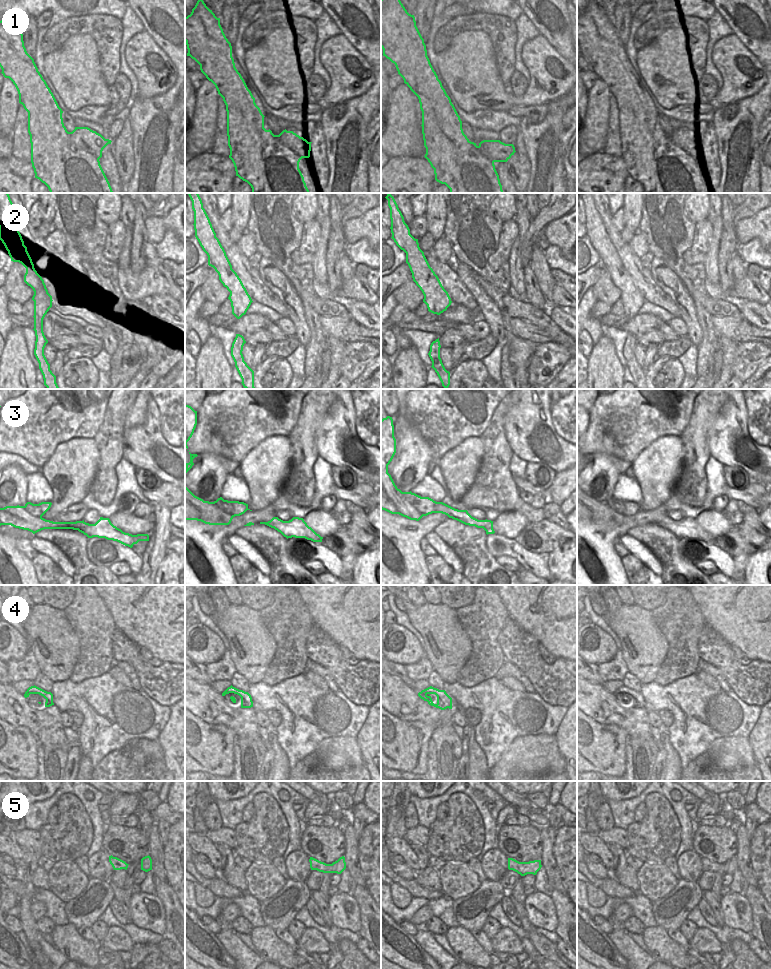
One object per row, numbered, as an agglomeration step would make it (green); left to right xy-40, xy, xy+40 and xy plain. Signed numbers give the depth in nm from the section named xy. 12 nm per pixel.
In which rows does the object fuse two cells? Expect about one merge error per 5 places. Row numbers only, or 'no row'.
1, 3

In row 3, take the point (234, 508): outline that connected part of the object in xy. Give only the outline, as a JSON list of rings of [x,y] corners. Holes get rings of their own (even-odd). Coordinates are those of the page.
[[[224,500],[221,503],[221,509],[235,517],[235,516],[240,516],[242,514],[244,514],[247,510],[250,510],[248,508],[248,504],[244,503],[244,502],[239,502],[239,501],[228,501],[228,500]],[[250,510],[252,511],[252,510]]]

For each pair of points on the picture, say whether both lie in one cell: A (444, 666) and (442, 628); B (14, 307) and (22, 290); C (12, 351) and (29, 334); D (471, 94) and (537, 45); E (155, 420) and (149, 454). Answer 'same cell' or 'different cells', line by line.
A: same cell
B: different cells
C: different cells
D: same cell
E: same cell

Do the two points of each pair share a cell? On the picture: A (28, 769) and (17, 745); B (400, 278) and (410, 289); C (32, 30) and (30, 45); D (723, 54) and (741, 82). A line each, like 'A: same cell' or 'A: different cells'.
A: same cell
B: different cells
C: same cell
D: same cell

